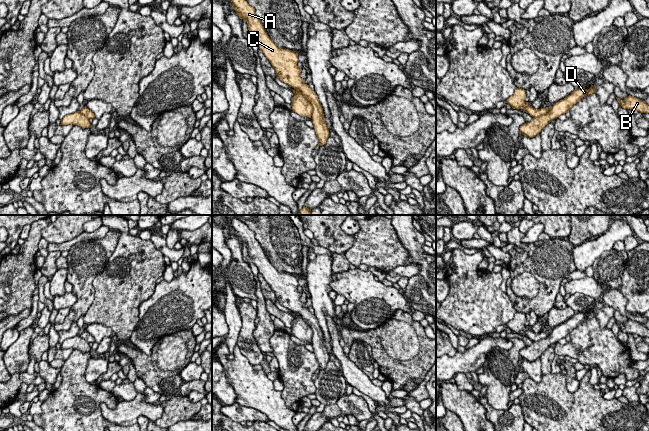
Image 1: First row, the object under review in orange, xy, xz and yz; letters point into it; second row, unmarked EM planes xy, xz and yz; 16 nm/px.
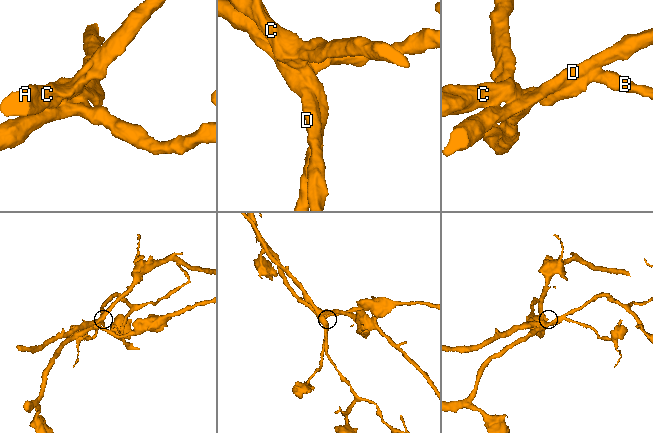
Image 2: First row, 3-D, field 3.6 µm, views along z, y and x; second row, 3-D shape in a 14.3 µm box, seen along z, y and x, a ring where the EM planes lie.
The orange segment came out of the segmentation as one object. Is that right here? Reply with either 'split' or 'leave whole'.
split

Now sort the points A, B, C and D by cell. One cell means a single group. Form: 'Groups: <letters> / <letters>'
Groups: A B C / D

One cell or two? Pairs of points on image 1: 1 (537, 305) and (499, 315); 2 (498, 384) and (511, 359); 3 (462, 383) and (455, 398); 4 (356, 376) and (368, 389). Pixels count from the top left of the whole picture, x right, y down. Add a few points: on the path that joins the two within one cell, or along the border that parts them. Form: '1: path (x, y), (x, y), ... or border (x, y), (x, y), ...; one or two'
1: border (505, 293), (516, 310); two
2: path (499, 378), (499, 371), (505, 365); one
3: border (455, 382), (460, 389), (465, 389), (469, 392); two
4: path (359, 379), (366, 386); one

